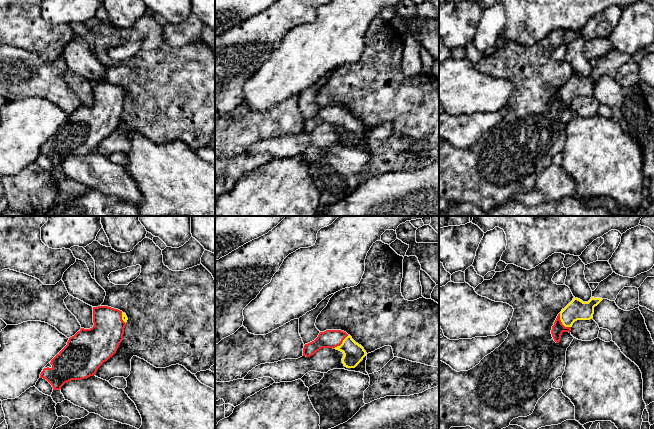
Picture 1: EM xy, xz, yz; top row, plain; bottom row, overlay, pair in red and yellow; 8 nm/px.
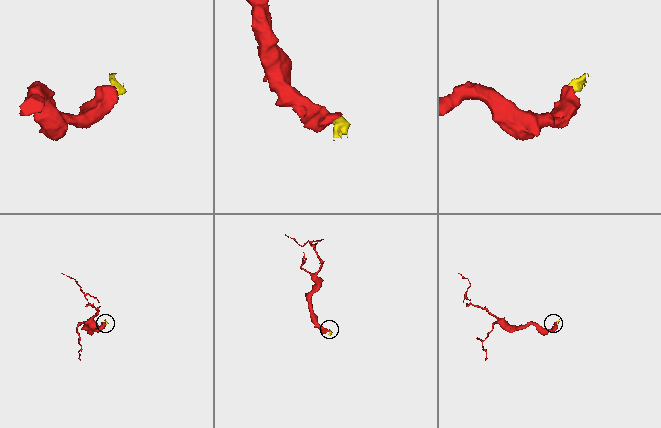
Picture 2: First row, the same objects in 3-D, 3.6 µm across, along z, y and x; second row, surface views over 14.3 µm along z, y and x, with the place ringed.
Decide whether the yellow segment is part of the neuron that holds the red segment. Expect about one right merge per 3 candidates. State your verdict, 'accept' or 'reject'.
accept

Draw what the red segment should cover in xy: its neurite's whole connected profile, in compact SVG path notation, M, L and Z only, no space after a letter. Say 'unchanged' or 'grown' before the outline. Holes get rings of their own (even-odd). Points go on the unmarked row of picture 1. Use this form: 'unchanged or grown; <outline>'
grown; M108 82L93 83L93 103L81 104L70 113L67 121L51 136L51 144L44 144L40 154L46 155L53 166L71 156L81 156L96 150L98 144L112 133L123 116L124 104L128 94L125 89Z

